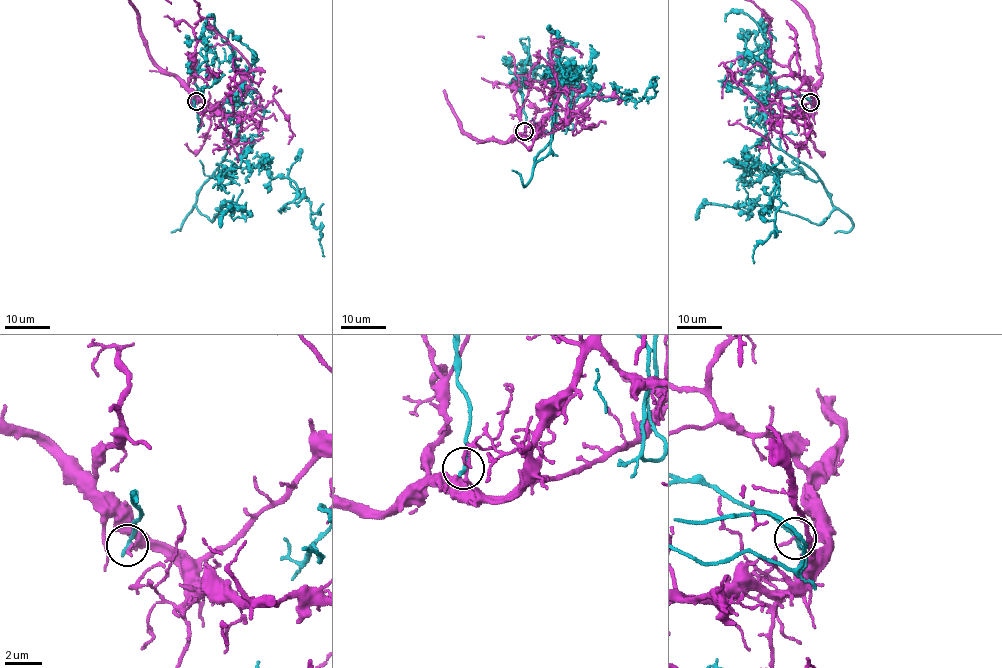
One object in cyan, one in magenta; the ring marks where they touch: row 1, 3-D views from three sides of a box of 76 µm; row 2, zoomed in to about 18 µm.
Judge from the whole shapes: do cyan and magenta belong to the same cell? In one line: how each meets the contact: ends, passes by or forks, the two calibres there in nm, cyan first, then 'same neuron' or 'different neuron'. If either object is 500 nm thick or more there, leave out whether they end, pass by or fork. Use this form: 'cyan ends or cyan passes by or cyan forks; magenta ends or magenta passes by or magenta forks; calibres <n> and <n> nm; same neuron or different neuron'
cyan ends; magenta ends; calibres 280 and 170 nm; different neuron

